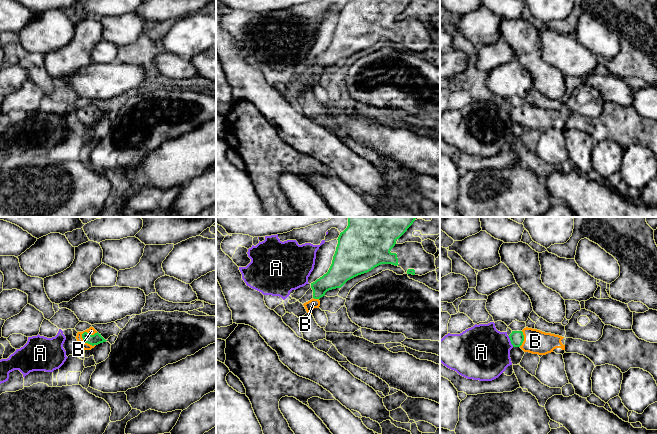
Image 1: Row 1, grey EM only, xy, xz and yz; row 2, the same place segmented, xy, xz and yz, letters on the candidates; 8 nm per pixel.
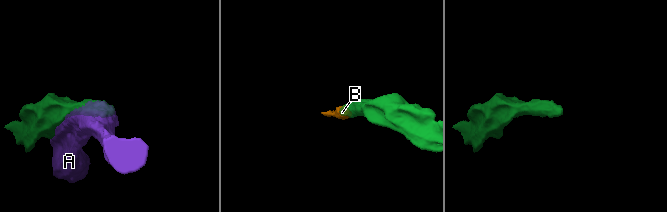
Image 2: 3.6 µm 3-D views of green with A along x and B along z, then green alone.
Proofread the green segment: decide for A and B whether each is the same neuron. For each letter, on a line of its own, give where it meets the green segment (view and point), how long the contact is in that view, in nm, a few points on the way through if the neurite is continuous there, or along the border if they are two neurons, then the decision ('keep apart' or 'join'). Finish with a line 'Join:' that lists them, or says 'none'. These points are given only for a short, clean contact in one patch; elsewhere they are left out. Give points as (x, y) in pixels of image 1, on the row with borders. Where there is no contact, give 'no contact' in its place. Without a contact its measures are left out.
A: meets green in yz at (510, 340); contact 100 nm long; keep apart
B: meets green in xy at (85, 332); contact 150 nm long; runs through xy (95, 339), (85, 332), (91, 331); join
Join: B

